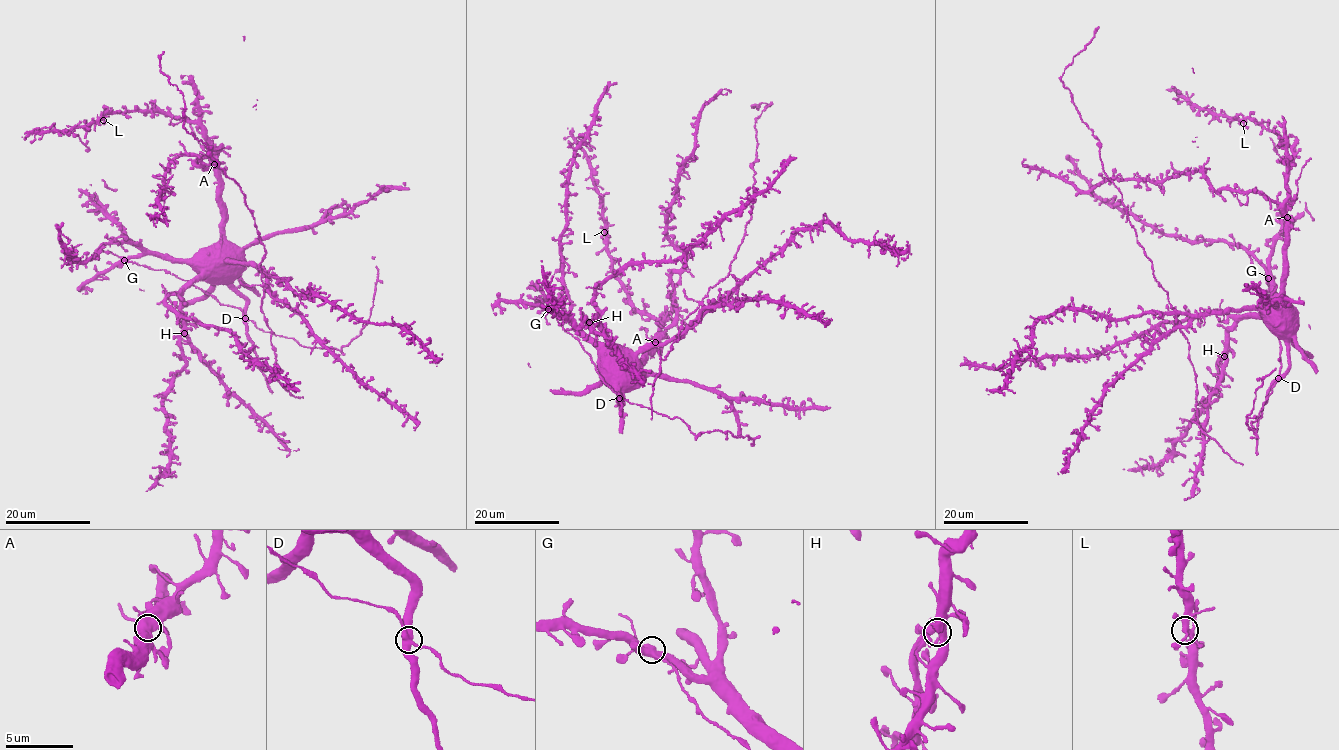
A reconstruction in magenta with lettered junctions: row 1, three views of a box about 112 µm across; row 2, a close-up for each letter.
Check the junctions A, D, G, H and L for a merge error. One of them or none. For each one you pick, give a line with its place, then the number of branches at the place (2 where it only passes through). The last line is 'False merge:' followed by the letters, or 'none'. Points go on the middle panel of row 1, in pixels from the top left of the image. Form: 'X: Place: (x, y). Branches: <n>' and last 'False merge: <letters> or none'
A: Place: (655, 342). Branches: 4
False merge: A

